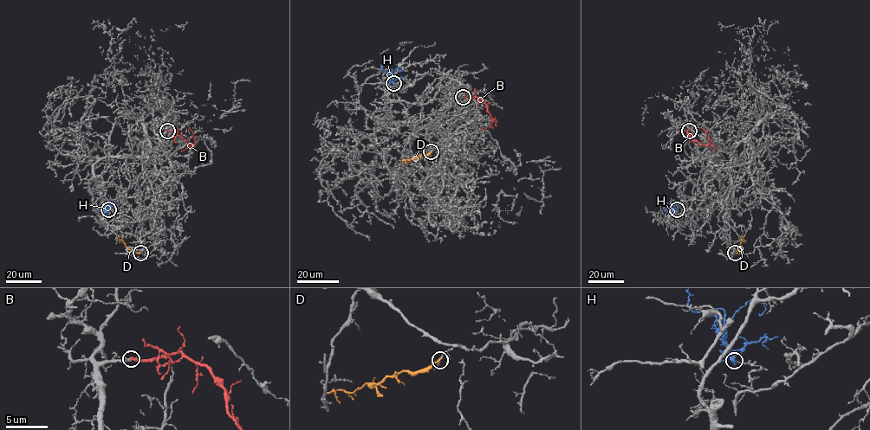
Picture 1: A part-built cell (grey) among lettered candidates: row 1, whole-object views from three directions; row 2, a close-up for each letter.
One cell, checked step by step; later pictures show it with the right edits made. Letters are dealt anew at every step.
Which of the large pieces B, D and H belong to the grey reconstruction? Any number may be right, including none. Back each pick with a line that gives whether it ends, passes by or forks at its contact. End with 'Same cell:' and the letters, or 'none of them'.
B: It ends there
Same cell: B

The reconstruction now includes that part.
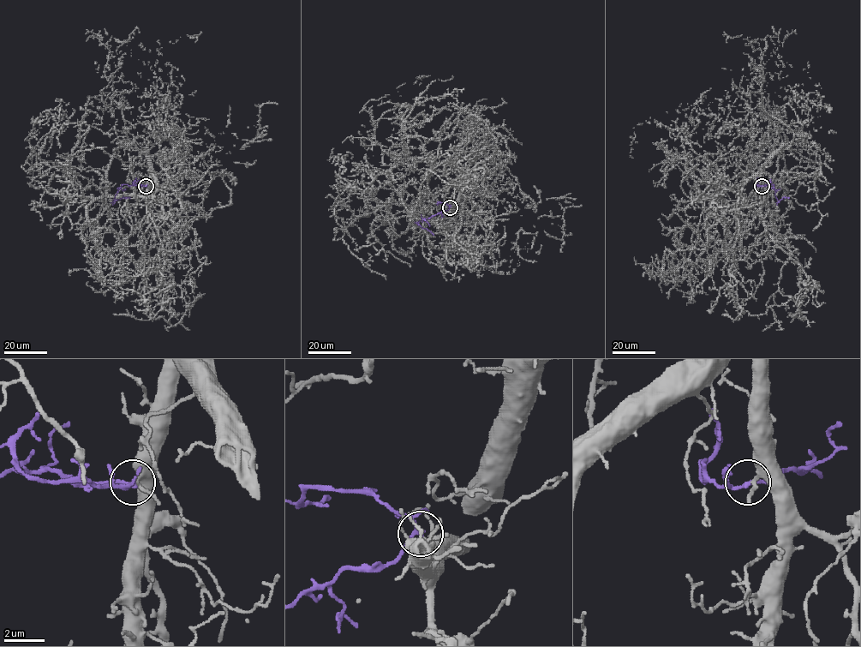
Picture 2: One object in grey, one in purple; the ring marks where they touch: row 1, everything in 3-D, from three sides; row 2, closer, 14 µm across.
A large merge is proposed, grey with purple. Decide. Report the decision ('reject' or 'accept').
accept

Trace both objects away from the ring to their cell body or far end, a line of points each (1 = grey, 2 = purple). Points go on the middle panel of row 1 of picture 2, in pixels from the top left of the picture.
1: (451, 207), (422, 229), (383, 173), (375, 207), (339, 182), (341, 201), (369, 214), (361, 125), (401, 126)
2: (451, 207), (418, 223), (433, 235)

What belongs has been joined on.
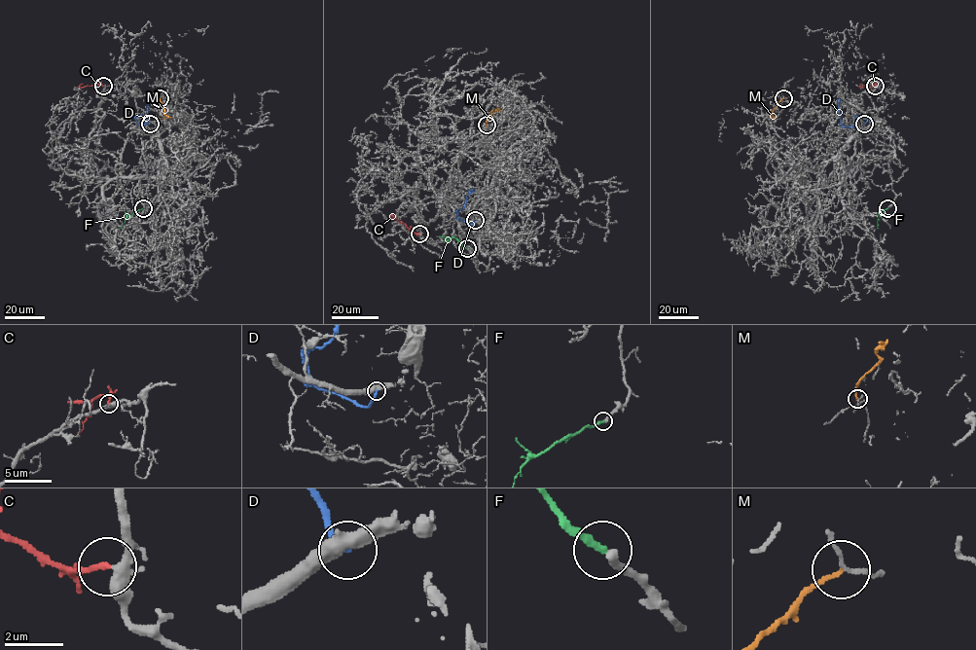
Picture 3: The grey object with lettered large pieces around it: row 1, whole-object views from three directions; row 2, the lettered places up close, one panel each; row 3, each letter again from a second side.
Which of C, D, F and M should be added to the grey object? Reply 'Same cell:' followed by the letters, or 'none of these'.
Same cell: C, F

